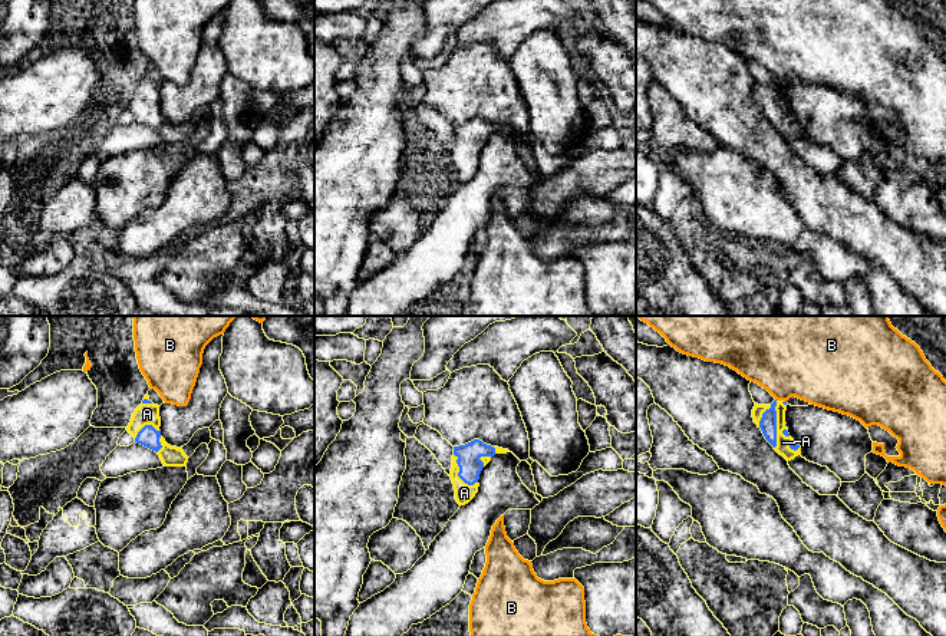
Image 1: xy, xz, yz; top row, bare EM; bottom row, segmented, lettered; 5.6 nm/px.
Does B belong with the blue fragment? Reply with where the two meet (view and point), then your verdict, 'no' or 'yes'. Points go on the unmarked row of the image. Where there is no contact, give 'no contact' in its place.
no contact; no

